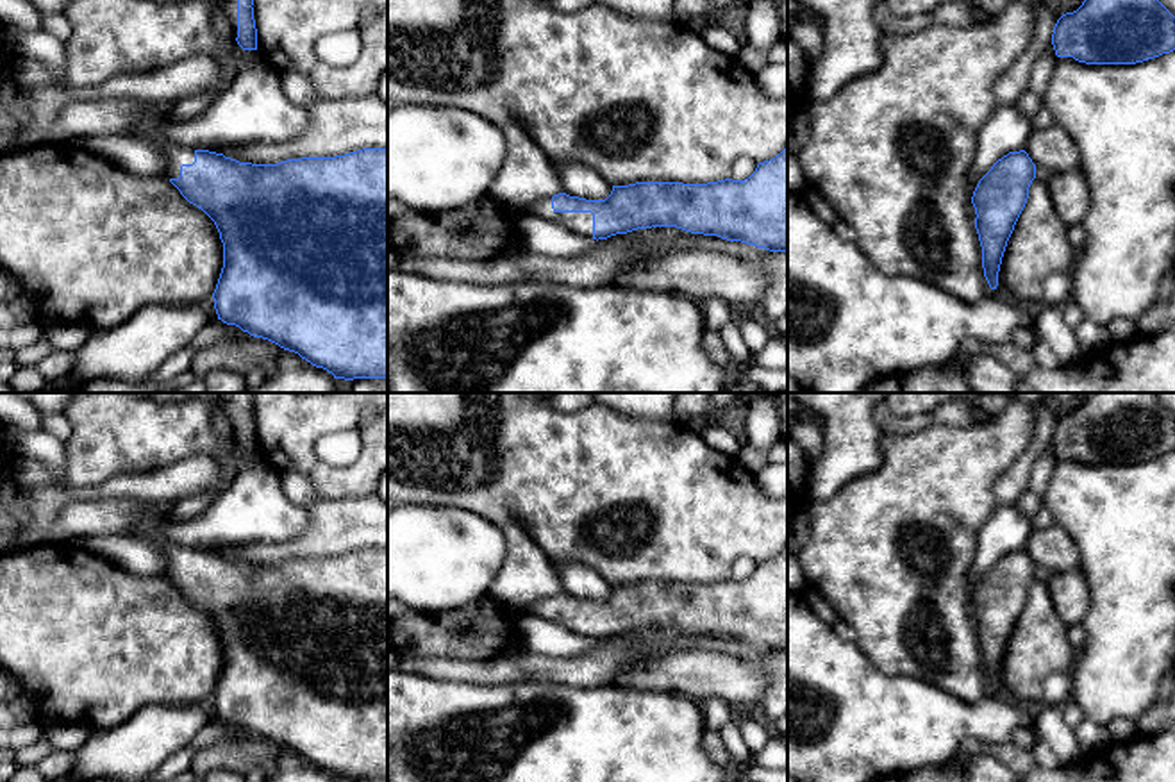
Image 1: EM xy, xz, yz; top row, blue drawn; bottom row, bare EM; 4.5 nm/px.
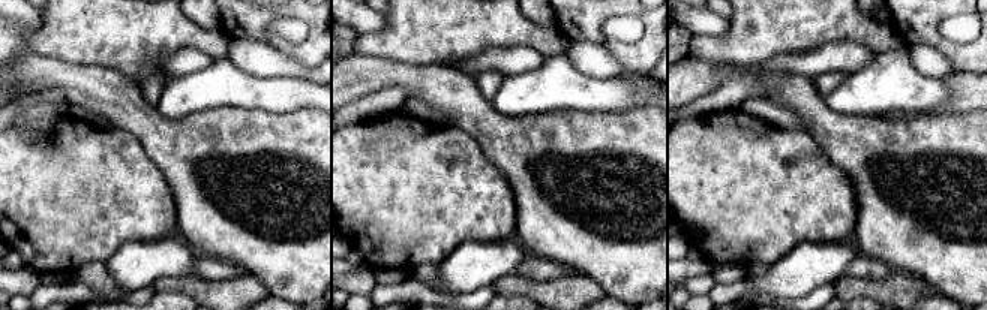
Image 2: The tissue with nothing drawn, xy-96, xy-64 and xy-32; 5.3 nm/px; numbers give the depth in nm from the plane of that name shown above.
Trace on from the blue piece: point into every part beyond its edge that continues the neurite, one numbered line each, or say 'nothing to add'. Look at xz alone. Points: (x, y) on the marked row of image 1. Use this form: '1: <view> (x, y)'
1: xz (577, 222)

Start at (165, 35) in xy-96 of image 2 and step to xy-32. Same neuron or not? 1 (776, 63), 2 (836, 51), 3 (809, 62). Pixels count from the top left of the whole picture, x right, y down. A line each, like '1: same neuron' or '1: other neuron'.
1: other neuron
2: other neuron
3: other neuron

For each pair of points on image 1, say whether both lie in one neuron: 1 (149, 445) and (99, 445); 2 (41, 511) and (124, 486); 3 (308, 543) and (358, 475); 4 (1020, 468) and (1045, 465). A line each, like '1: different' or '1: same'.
1: same
2: same
3: different
4: different

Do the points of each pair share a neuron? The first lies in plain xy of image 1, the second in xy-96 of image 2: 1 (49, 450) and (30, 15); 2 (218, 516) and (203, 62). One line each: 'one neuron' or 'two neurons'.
1: one neuron
2: two neurons

